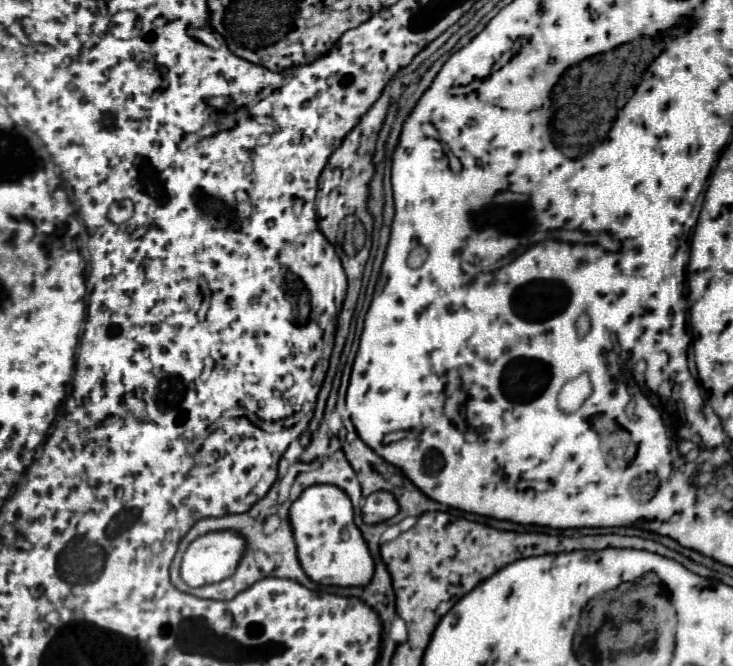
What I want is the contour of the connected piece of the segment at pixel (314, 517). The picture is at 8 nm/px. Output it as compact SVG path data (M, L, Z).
M329 484L310 487L305 496L291 504L291 530L297 542L299 562L313 582L325 586L365 586L373 578L375 563L361 530L353 522L353 506L349 496Z

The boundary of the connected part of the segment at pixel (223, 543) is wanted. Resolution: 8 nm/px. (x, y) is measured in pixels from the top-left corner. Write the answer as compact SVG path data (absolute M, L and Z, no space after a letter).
M225 530L225 532L209 532L205 536L199 536L197 540L193 540L193 544L189 544L189 548L187 548L185 556L183 556L181 578L191 588L221 582L221 580L233 576L243 552L245 552L245 538L241 534L237 534L237 532Z

